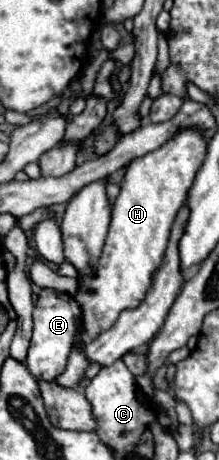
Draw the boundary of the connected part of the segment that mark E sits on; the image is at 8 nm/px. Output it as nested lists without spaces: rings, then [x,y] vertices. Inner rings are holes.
[[[41,289],[39,291],[39,299],[35,303],[35,309],[33,309],[33,325],[35,325],[33,327],[33,339],[31,339],[29,355],[25,361],[27,369],[31,371],[31,375],[35,379],[53,381],[55,377],[59,377],[65,371],[73,345],[83,341],[83,337],[79,335],[81,315],[83,315],[81,307],[71,295],[57,293],[53,289]]]

